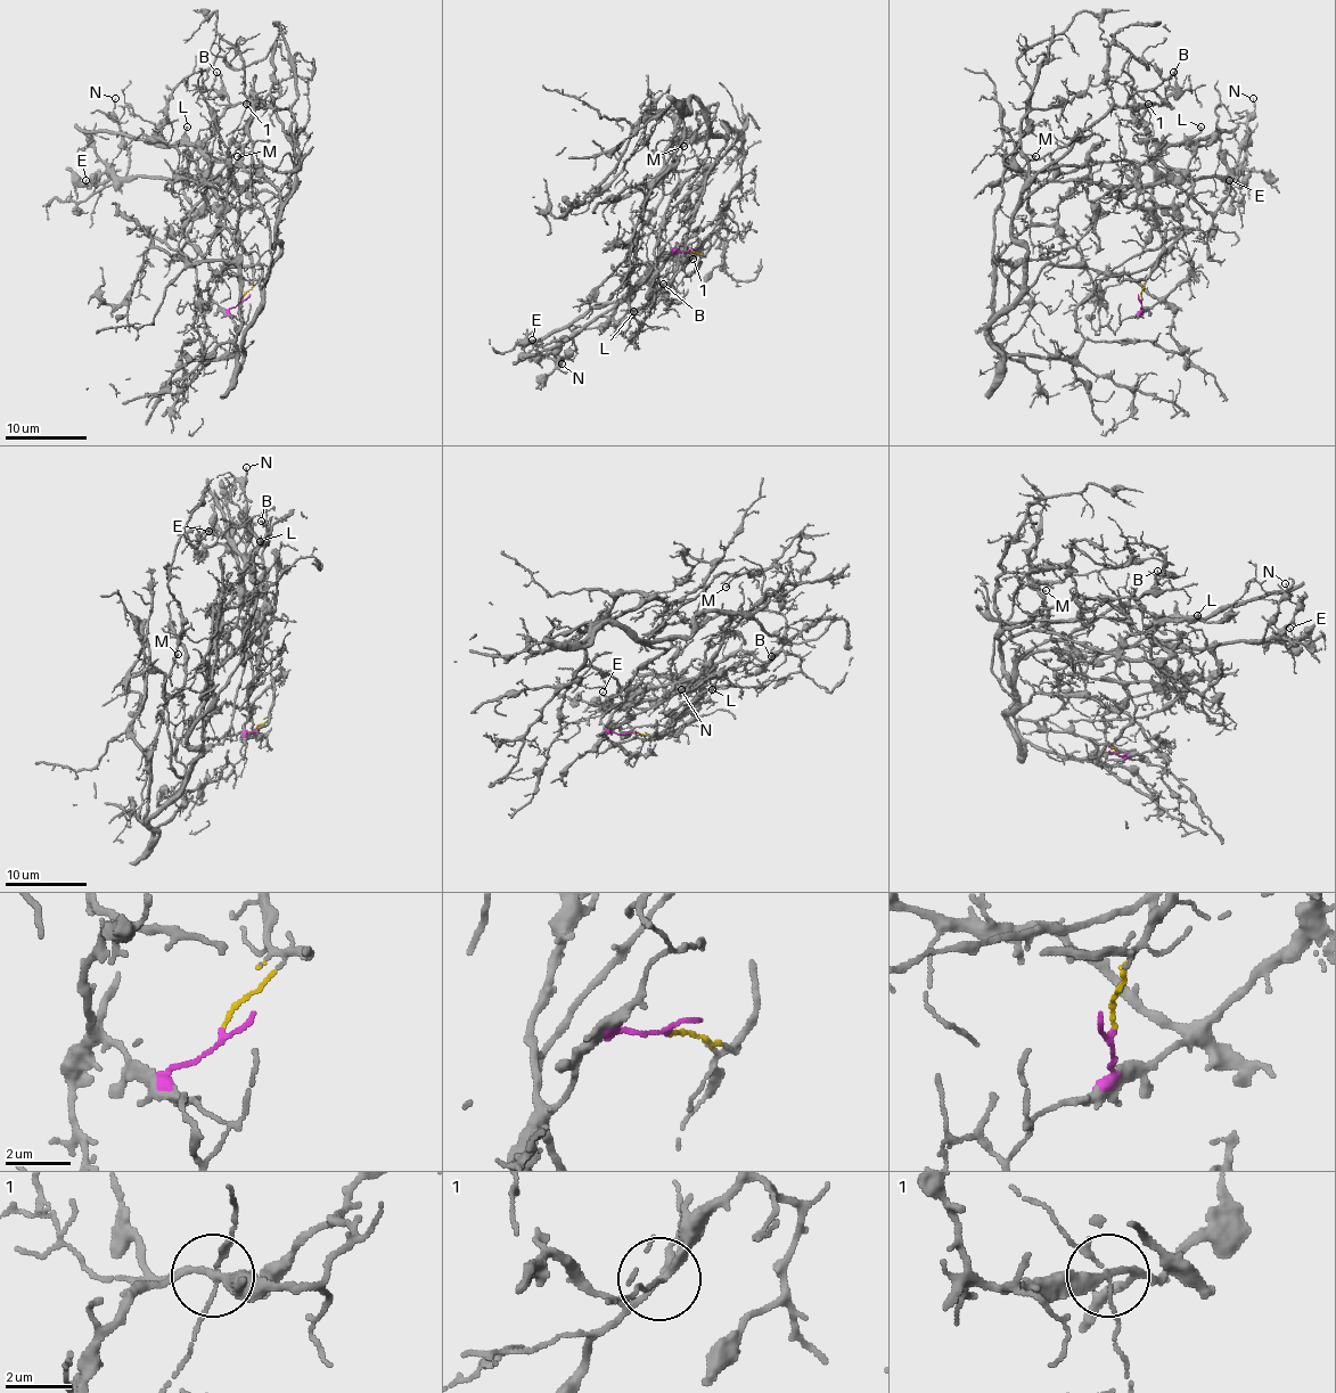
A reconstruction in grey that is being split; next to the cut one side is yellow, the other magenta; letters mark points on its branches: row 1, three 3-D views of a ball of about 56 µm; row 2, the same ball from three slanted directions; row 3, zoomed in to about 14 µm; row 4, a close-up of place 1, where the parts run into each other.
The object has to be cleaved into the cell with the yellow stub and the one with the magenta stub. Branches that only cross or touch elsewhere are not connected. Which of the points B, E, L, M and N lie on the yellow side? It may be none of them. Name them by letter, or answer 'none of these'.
E, L, N

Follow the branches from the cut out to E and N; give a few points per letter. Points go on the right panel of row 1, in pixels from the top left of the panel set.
E: (1140, 298), (1163, 248), (1153, 212), (1179, 207), (1191, 189), (1158, 157), (1161, 173), (1240, 187), (1230, 179)
N: (1140, 298), (1163, 248), (1153, 212), (1191, 189), (1158, 153), (1205, 145), (1215, 111), (1243, 119), (1252, 98)

